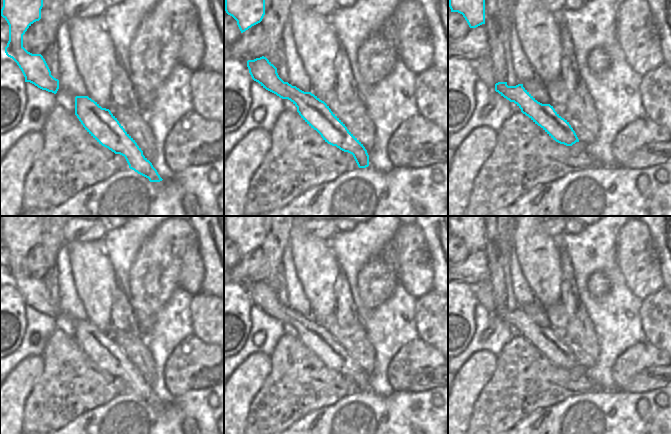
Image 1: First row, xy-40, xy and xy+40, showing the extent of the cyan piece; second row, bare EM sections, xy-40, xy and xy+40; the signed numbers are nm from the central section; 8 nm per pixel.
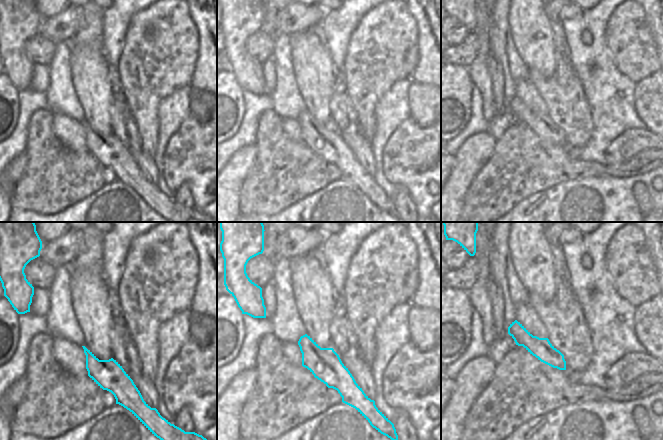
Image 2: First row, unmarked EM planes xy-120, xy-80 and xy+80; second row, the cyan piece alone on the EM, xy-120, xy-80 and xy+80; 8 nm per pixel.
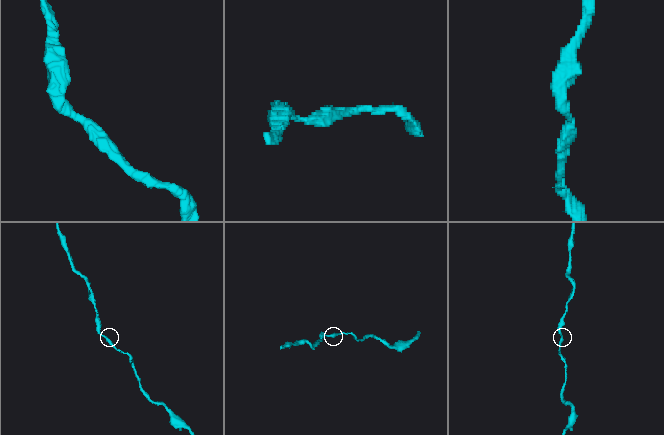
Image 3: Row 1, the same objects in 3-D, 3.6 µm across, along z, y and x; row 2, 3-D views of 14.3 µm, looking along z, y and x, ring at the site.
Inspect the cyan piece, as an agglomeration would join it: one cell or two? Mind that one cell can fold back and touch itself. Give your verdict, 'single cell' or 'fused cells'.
single cell

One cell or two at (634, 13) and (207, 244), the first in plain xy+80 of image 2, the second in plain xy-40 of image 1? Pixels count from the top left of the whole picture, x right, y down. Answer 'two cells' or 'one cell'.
two cells

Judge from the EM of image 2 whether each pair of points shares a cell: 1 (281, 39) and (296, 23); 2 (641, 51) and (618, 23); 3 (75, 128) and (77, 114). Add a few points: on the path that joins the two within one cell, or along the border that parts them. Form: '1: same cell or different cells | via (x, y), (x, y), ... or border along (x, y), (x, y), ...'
1: different cells | border along (276, 33), (282, 32), (289, 36)
2: same cell | via (634, 44), (625, 30)
3: different cells | border along (54, 111), (64, 113), (81, 122)

